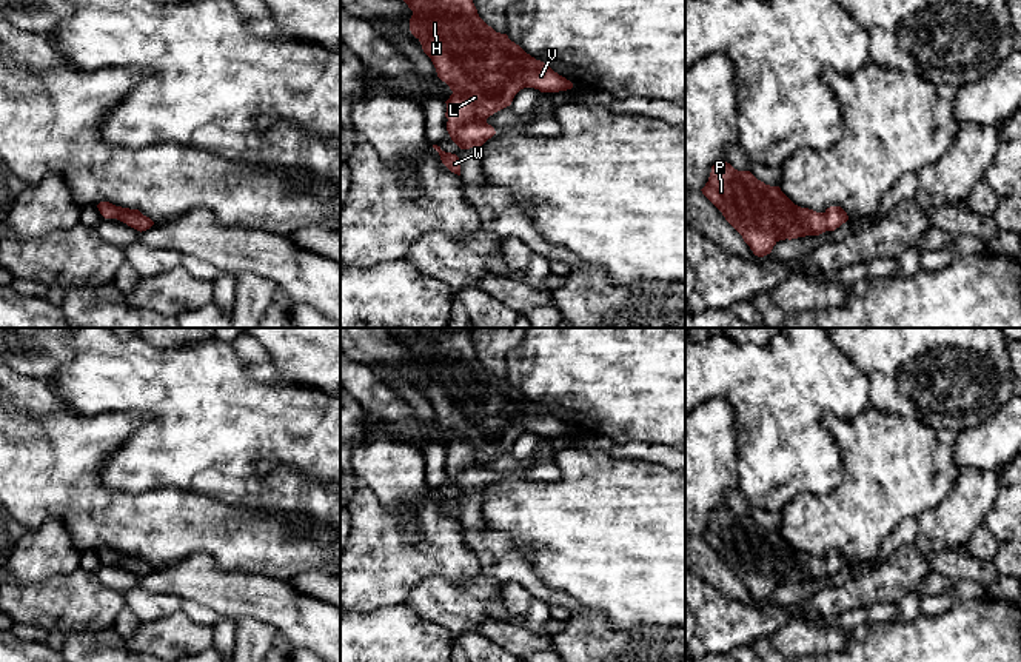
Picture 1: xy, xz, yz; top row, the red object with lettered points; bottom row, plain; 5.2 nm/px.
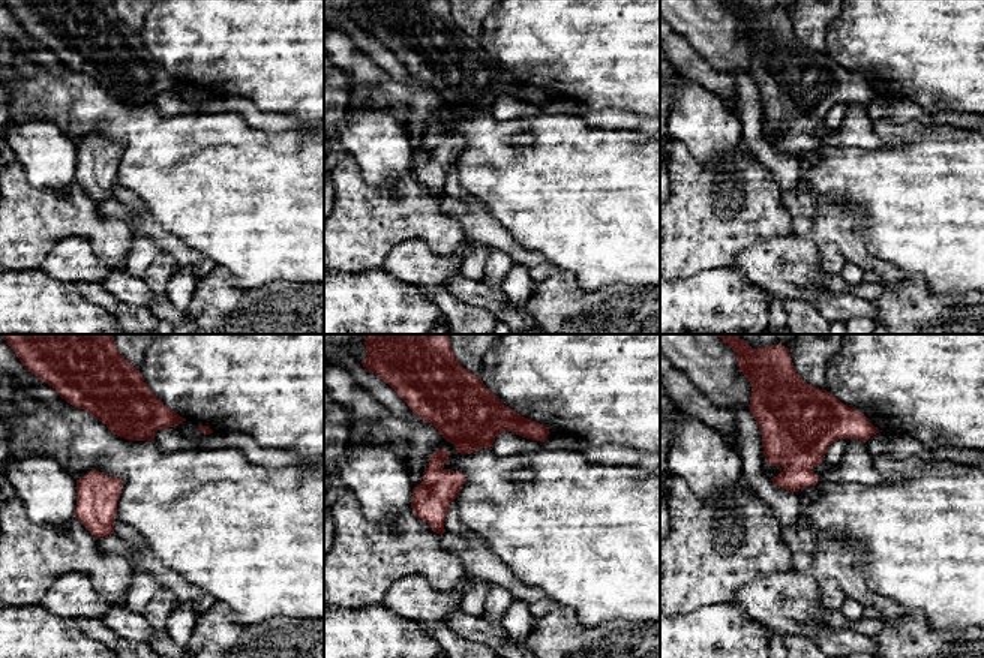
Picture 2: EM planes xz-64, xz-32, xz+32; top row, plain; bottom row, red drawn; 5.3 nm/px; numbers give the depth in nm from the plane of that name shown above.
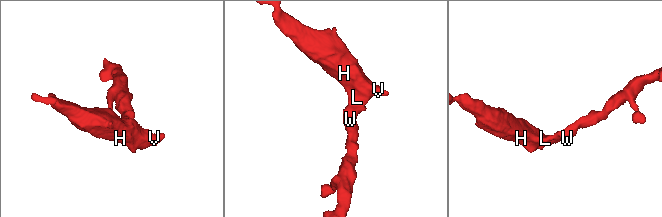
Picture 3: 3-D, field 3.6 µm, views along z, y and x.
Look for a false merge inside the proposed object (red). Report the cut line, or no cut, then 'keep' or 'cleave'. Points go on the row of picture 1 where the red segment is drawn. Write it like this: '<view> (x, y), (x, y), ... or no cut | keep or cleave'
no cut | keep

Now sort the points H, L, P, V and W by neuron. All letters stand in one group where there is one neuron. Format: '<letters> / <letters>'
H L P V W

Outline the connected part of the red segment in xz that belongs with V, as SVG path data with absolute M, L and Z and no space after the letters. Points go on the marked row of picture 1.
M403 0L413 11L410 31L431 59L437 77L453 94L445 102L447 131L460 149L482 146L496 131L487 123L494 112L511 105L524 88L559 92L573 83L548 65L527 54L507 34L496 32L477 14L473 0Z

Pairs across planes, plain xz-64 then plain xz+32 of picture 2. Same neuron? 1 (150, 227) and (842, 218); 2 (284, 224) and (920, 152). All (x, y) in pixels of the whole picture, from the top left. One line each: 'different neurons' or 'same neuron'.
1: same neuron
2: same neuron

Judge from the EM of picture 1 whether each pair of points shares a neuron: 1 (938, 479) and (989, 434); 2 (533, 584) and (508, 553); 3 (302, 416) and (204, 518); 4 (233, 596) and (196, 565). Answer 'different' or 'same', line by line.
1: different
2: same
3: different
4: same

